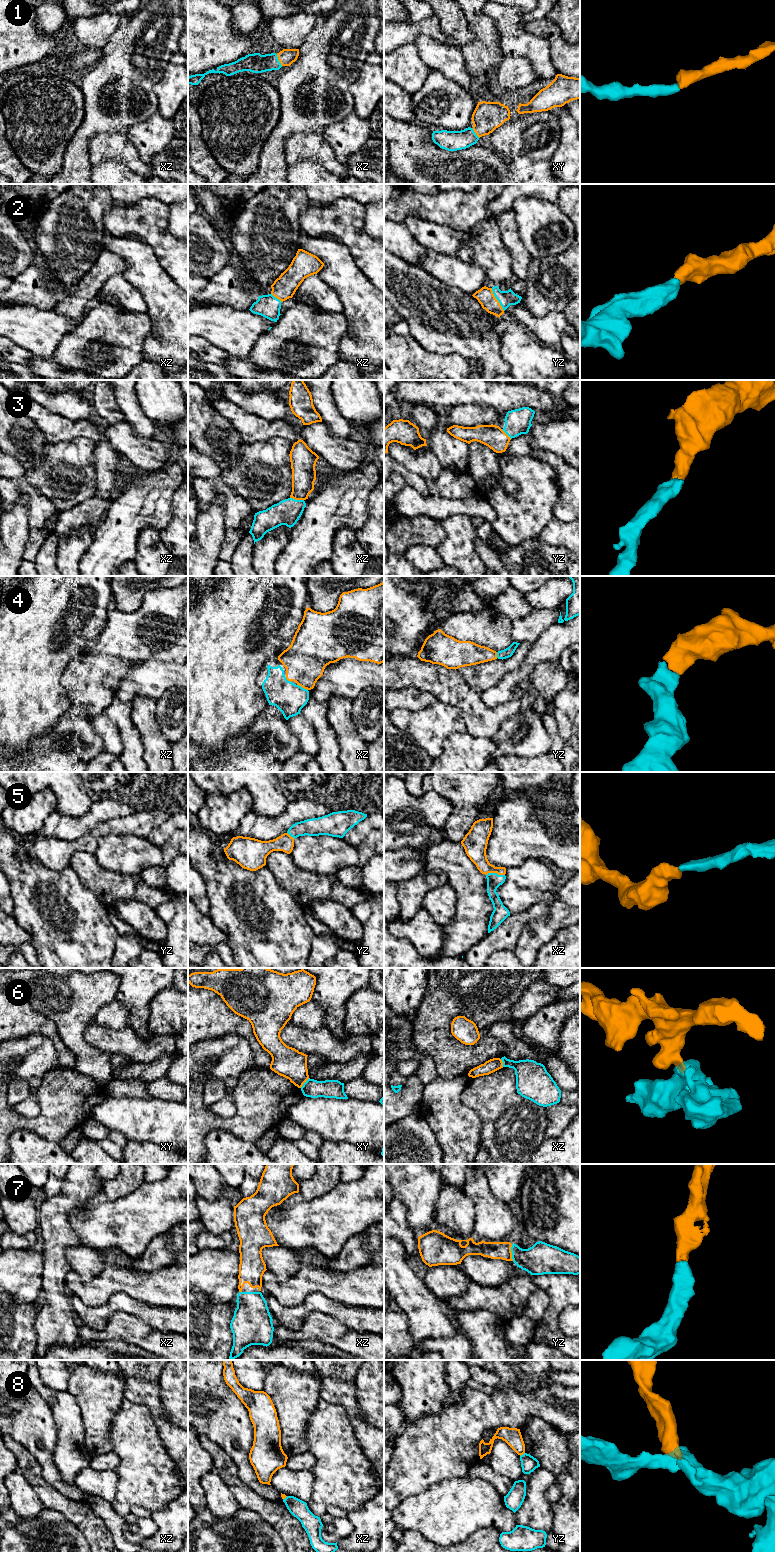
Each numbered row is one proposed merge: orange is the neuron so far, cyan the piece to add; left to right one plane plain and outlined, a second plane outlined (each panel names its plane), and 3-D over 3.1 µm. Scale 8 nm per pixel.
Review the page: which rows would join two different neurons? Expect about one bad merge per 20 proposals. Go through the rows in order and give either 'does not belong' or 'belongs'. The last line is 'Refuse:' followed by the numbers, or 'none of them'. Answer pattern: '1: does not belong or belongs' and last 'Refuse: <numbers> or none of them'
1: belongs
2: belongs
3: belongs
4: belongs
5: belongs
6: does not belong
7: belongs
8: does not belong
Refuse: 6, 8

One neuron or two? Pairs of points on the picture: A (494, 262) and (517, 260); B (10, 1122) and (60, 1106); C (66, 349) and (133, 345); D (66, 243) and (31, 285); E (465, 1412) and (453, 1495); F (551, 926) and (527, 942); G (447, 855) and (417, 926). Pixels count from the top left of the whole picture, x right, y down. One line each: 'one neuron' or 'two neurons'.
A: two neurons
B: one neuron
C: one neuron
D: two neurons
E: two neurons
F: one neuron
G: two neurons

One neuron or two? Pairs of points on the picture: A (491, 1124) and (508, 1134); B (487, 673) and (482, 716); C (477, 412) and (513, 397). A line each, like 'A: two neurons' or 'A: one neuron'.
A: one neuron
B: two neurons
C: two neurons

